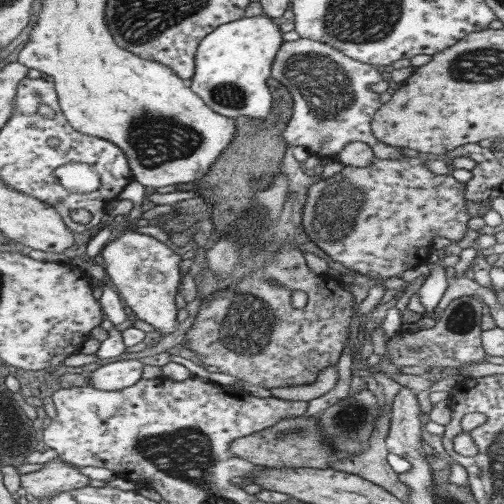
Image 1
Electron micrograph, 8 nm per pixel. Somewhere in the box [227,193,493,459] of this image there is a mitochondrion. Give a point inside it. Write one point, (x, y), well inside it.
(348, 424)

